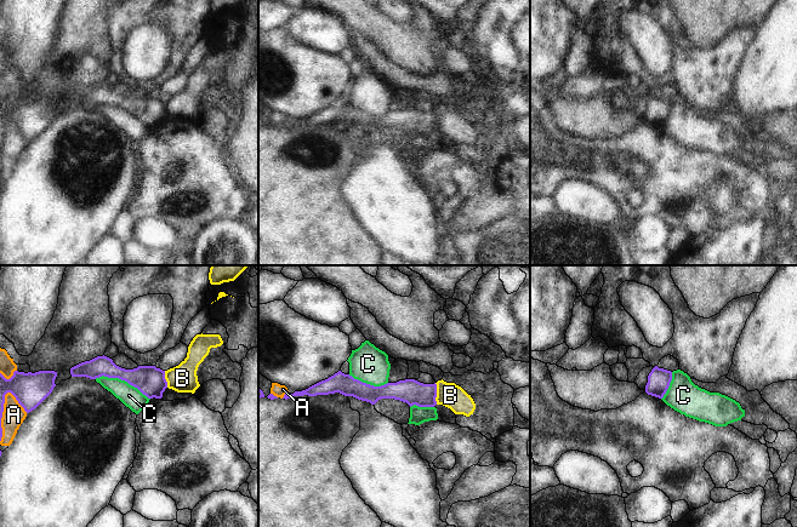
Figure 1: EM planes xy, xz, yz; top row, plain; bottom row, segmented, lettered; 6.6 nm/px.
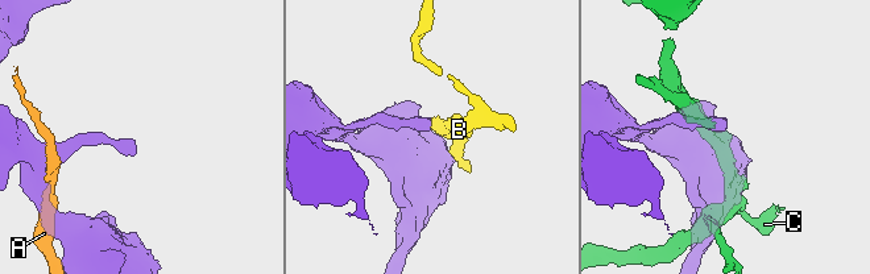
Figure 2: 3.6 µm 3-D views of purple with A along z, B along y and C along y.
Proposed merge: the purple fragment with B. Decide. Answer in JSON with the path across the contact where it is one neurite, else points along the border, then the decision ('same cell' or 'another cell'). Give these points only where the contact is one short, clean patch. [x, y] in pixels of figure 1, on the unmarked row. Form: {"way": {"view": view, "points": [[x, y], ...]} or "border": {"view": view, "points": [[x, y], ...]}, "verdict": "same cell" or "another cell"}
{"border": {"view": "xz", "points": [[434, 112], [437, 132]]}, "verdict": "another cell"}

